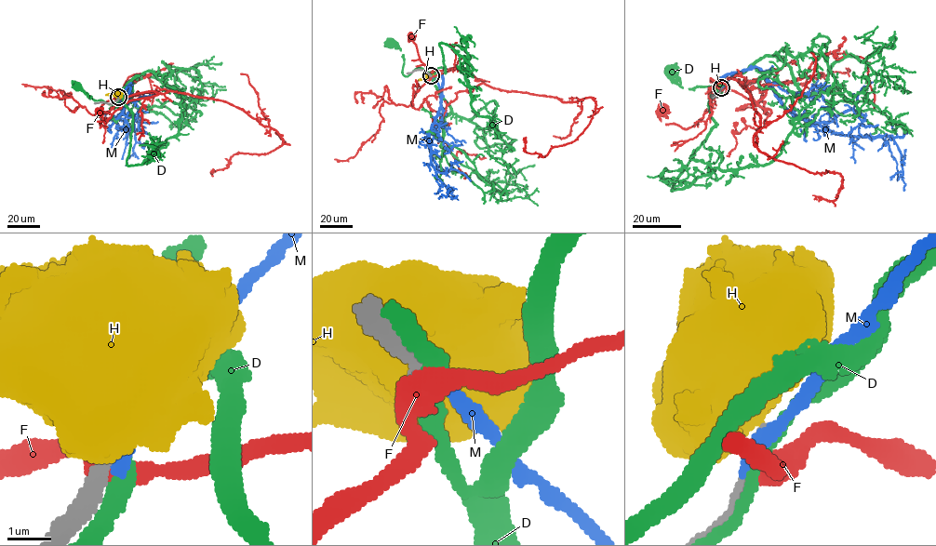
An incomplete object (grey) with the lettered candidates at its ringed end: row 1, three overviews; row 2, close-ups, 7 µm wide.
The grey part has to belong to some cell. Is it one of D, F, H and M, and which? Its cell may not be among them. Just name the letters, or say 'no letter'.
no letter

